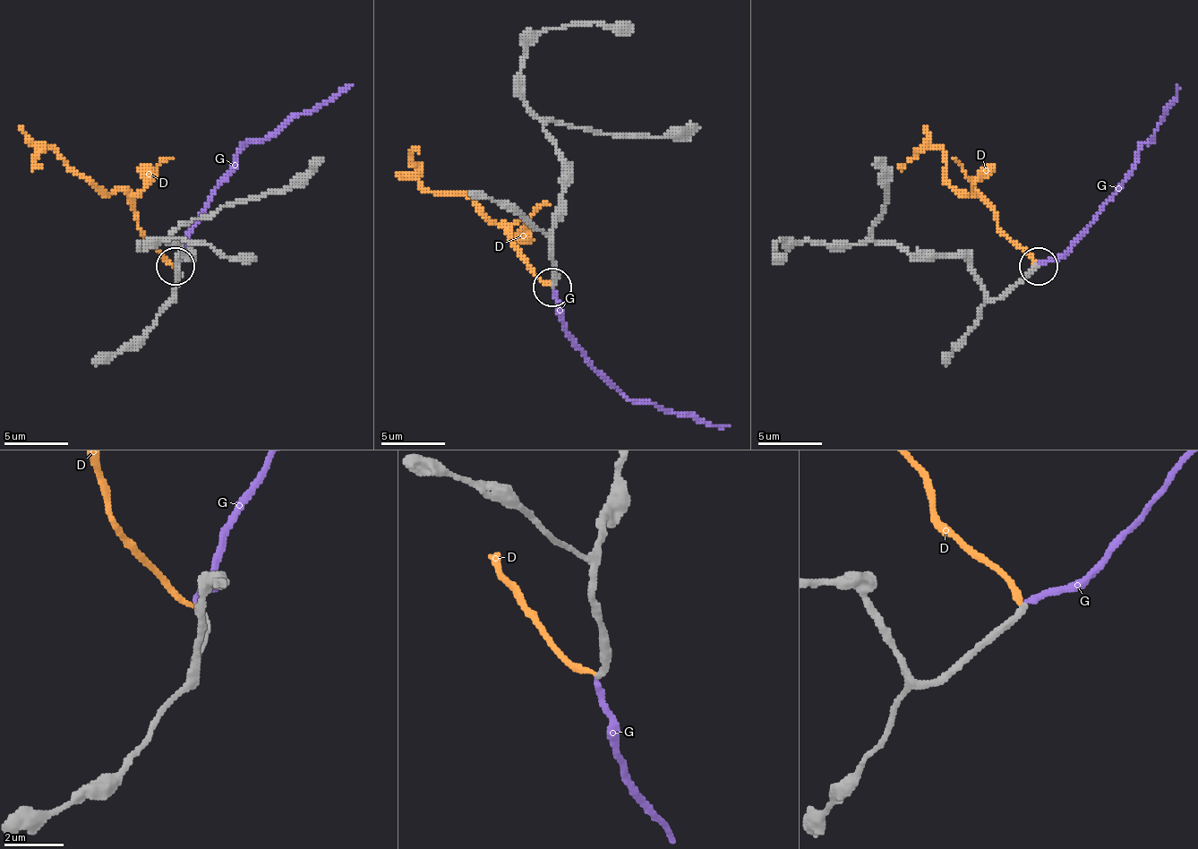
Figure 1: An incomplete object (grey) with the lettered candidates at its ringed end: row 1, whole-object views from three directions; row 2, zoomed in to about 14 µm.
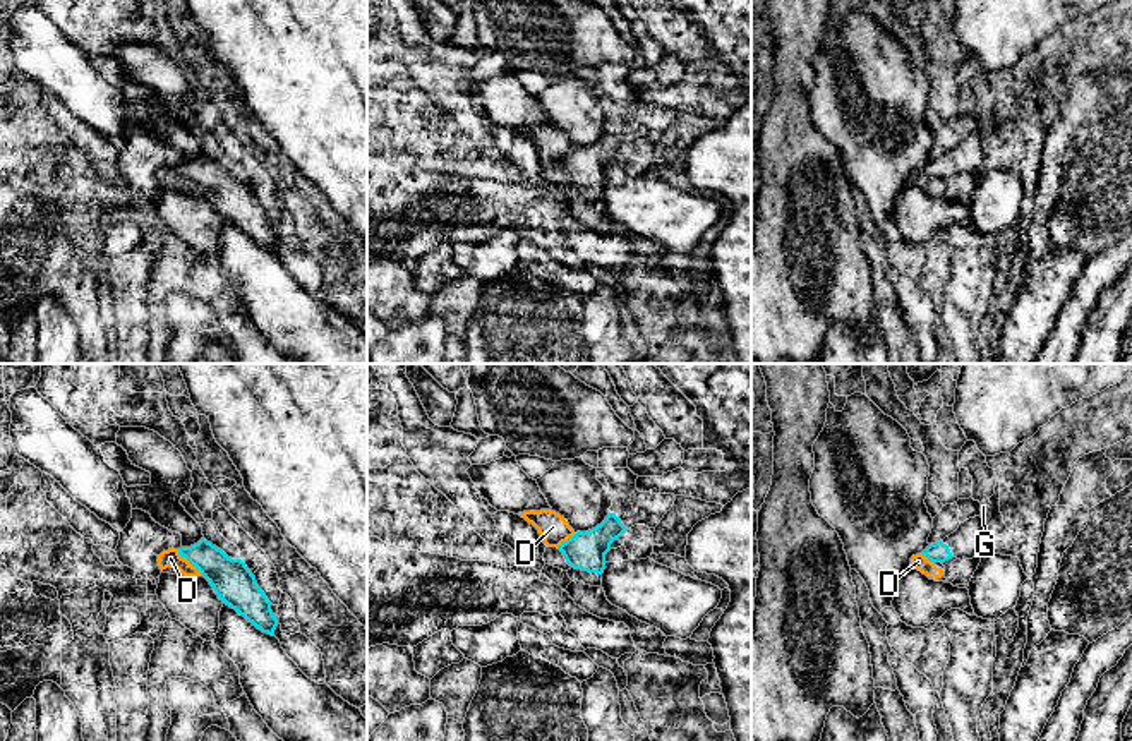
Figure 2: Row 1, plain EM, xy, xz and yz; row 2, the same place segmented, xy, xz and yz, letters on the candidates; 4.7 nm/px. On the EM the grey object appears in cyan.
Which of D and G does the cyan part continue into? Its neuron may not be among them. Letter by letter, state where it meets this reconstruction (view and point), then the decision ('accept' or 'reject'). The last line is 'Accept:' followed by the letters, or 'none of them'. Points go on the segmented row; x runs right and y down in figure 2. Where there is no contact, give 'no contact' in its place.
D: xy (189, 561) | reject
G: no contact | reject
Accept: none of them

